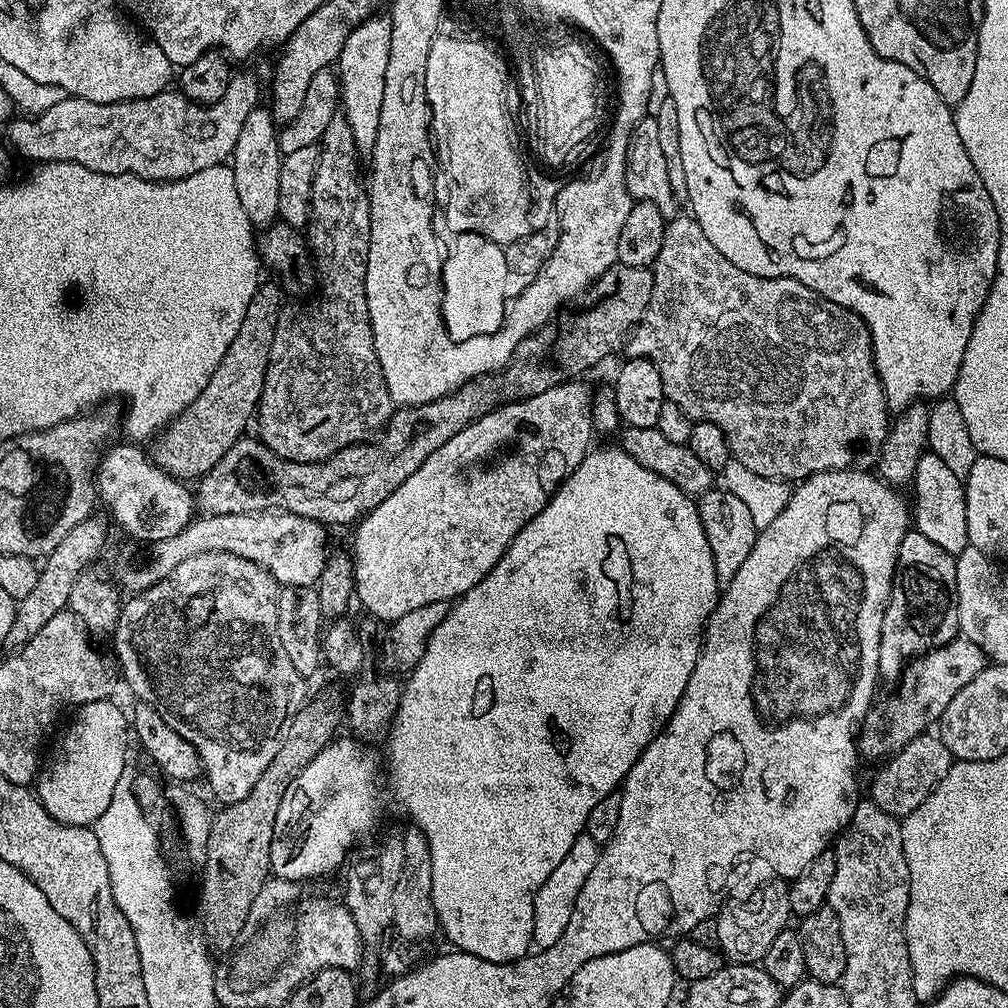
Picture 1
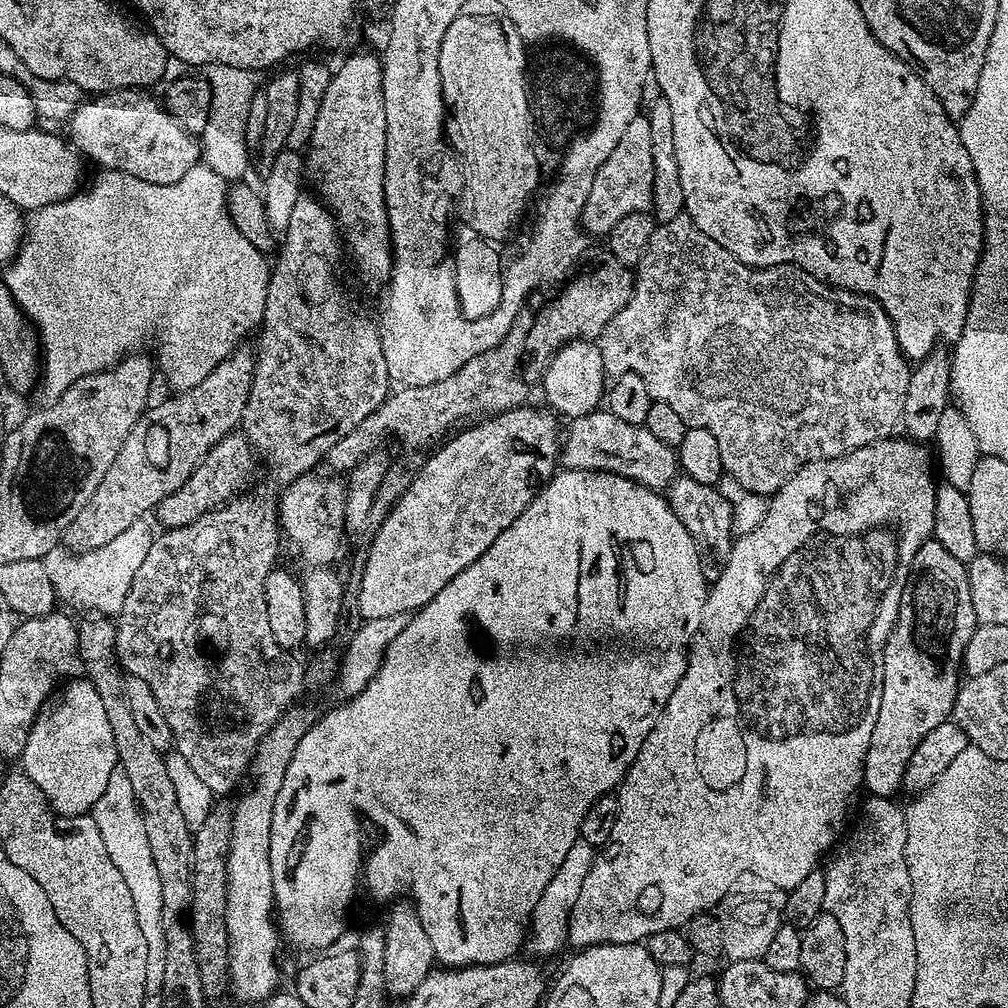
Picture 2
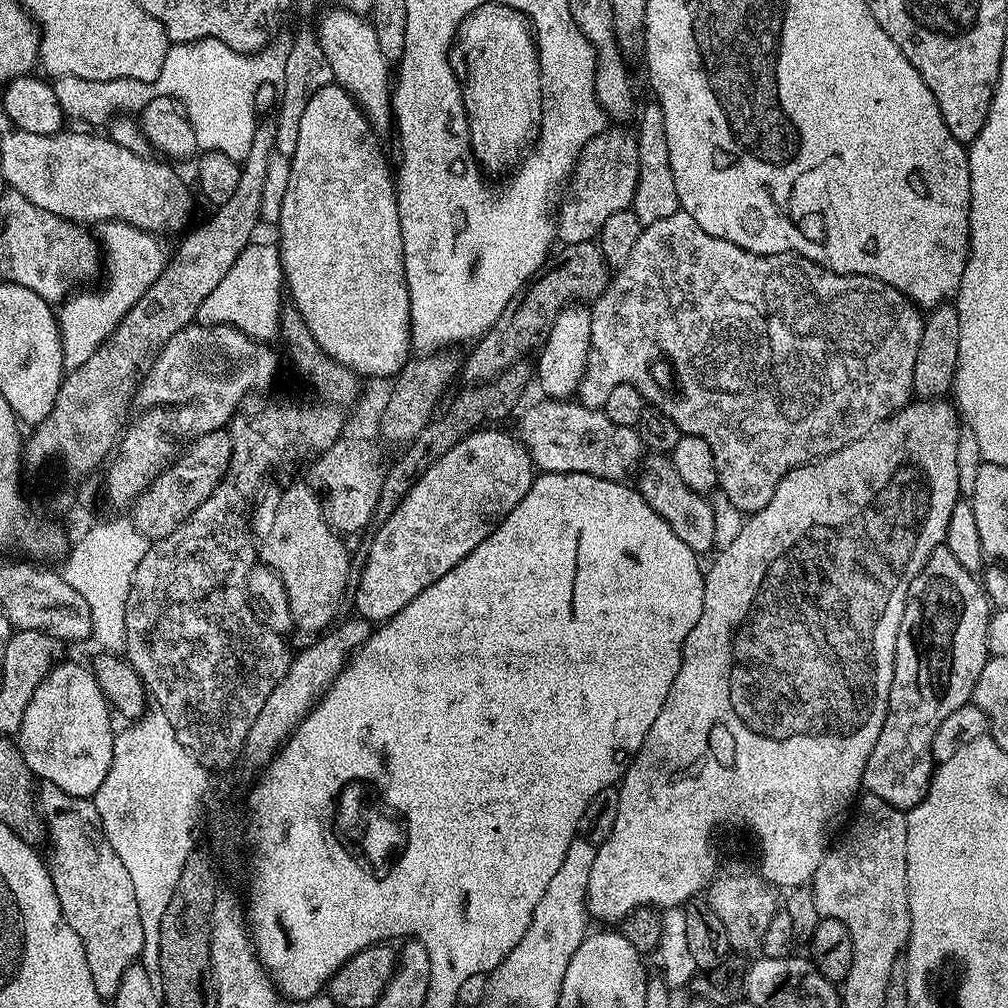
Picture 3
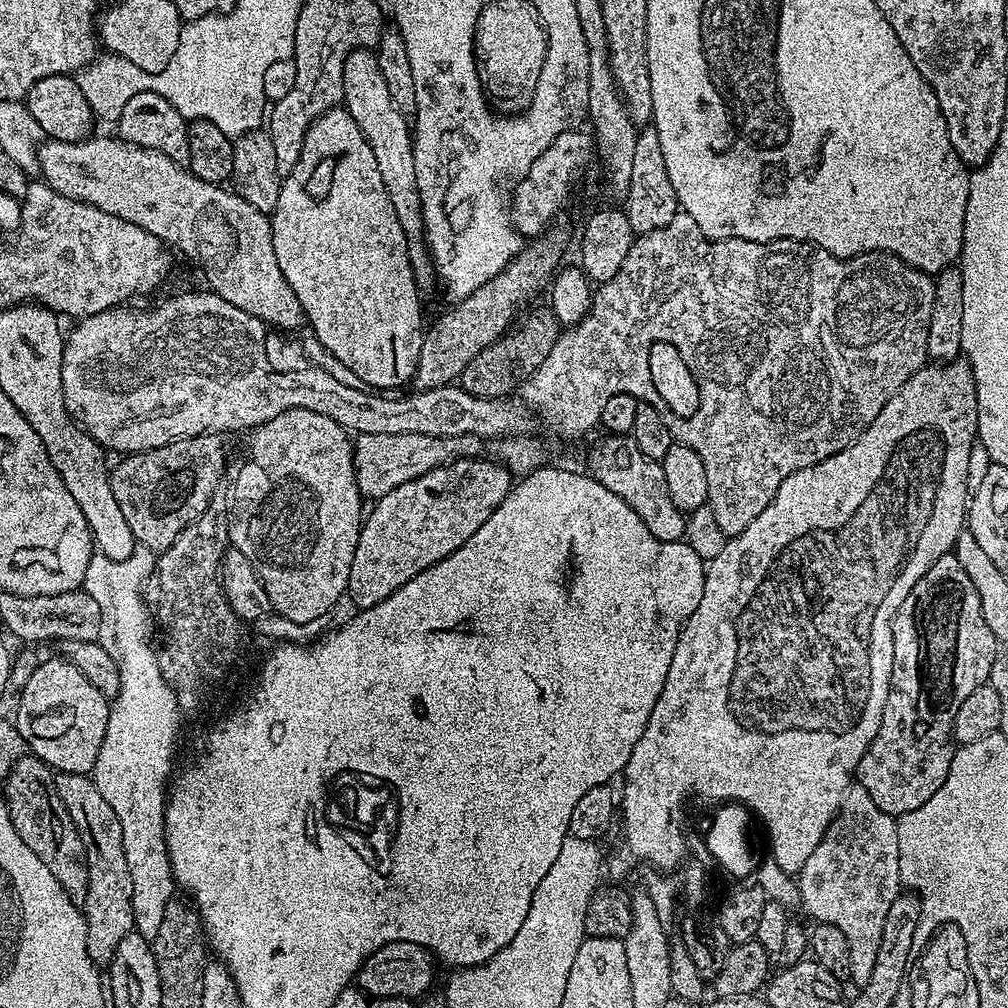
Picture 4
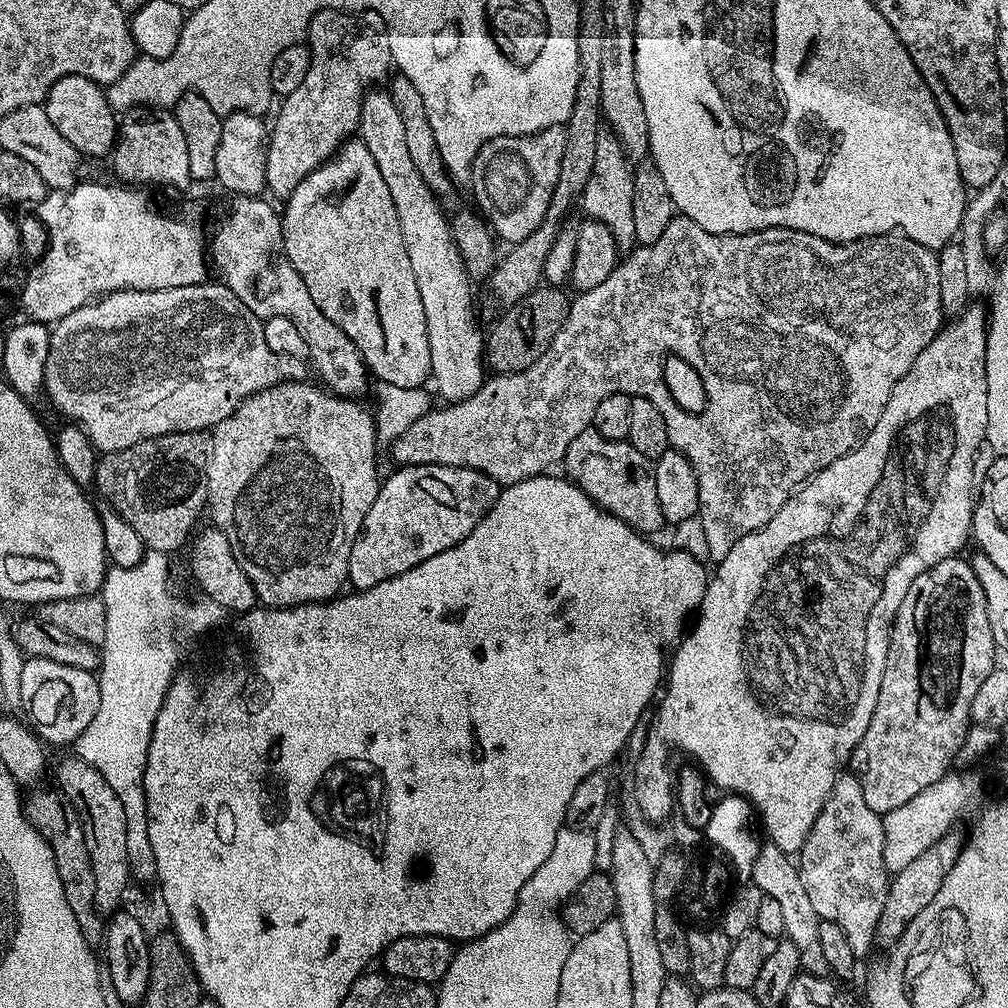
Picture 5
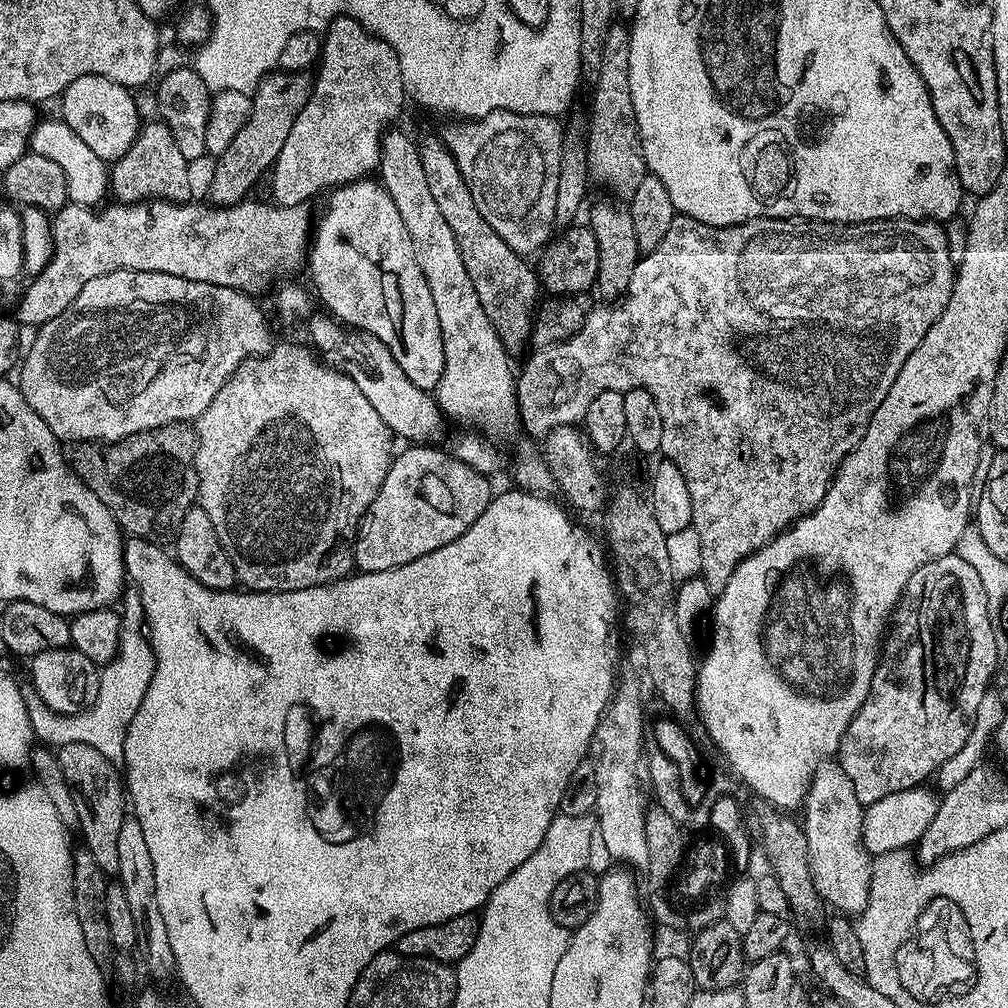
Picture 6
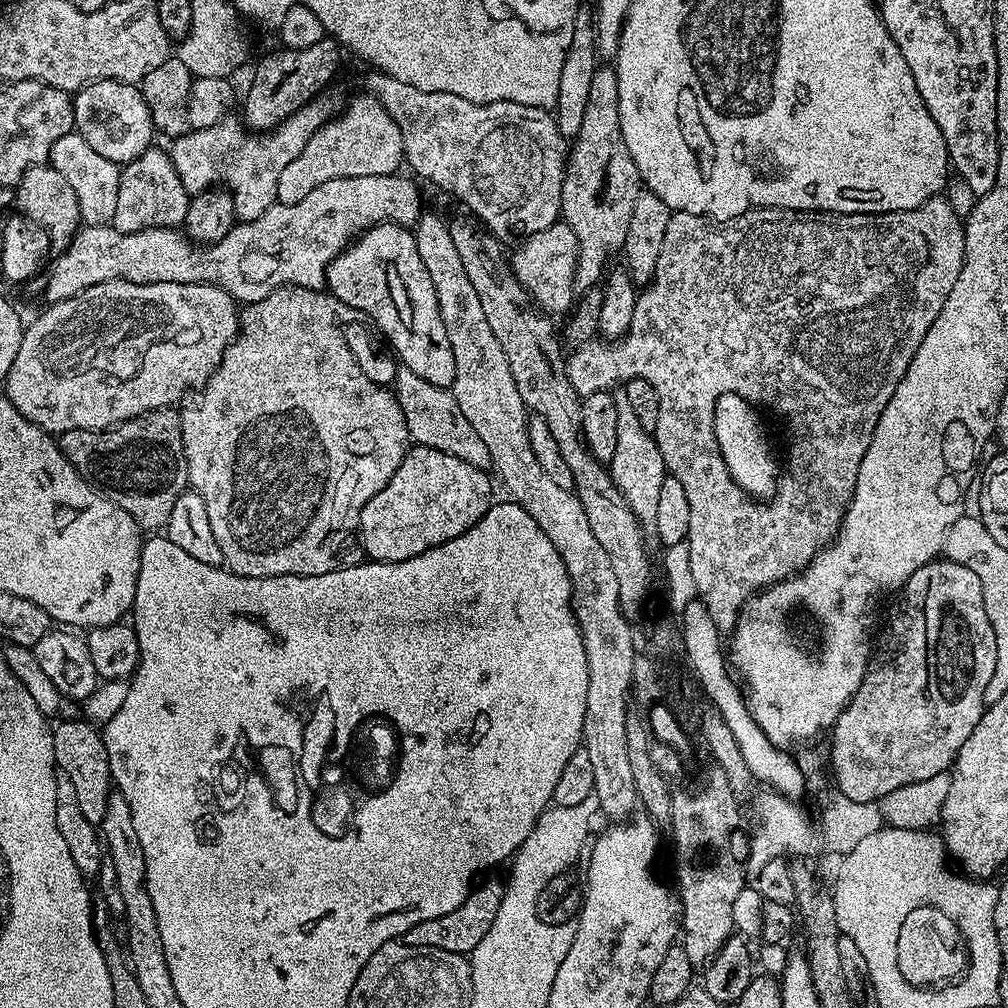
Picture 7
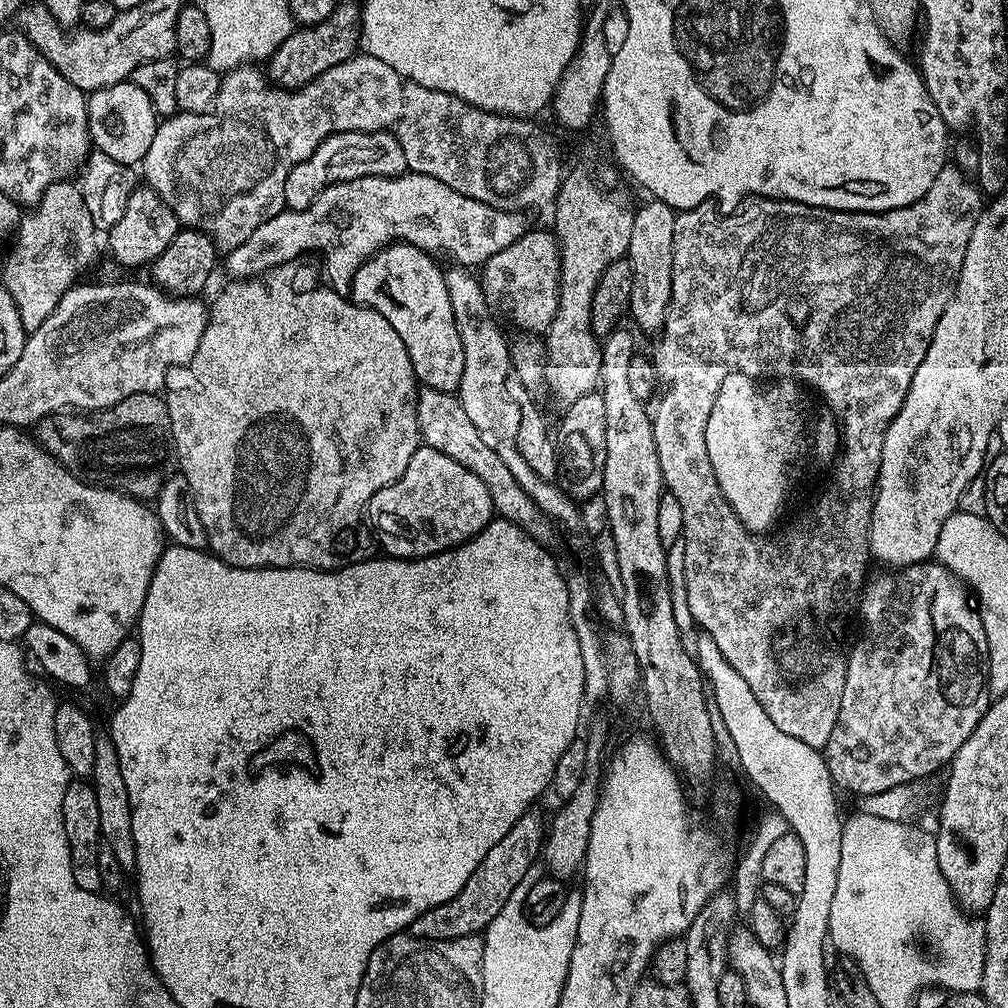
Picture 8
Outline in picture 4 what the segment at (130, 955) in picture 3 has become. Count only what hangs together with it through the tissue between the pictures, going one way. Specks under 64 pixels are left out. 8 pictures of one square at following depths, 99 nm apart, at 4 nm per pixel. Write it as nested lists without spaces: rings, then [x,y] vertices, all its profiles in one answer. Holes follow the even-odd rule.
[[[60,772],[54,780],[58,790],[58,798],[66,806],[70,818],[74,818],[74,826],[78,826],[78,834],[86,846],[88,855],[88,889],[82,905],[86,926],[86,946],[92,961],[104,966],[114,958],[118,944],[126,935],[134,931],[132,923],[132,883],[130,882],[130,866],[126,866],[126,850],[122,850],[122,826],[118,826],[118,816],[114,808],[102,794],[98,794],[98,786],[91,775],[82,773]]]

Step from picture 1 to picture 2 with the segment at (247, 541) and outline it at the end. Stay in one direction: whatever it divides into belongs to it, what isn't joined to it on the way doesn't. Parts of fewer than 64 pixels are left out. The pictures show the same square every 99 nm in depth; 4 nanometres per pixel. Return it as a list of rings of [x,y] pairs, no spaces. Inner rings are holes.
[[[306,473],[285,487],[279,495],[278,514],[281,533],[298,550],[309,567],[331,565],[346,540],[345,489],[318,473]]]

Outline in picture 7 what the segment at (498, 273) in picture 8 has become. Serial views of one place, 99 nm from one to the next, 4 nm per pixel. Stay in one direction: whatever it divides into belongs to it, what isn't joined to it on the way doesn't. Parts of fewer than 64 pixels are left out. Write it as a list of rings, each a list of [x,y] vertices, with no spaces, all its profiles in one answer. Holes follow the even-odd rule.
[[[557,222],[546,226],[546,230],[527,237],[521,244],[524,245],[516,253],[511,253],[510,263],[512,273],[527,290],[532,303],[541,312],[551,314],[553,317],[560,315],[563,317],[571,313],[578,296],[576,286],[578,238],[574,238],[574,230],[570,230],[570,226],[566,223]]]

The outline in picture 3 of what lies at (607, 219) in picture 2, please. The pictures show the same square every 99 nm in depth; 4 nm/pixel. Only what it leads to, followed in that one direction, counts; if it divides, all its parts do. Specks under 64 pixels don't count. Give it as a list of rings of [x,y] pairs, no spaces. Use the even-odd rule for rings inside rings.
[[[620,128],[605,130],[592,138],[580,151],[566,188],[568,197],[559,201],[558,211],[554,216],[556,235],[564,244],[595,241],[606,218],[631,209],[634,190],[638,184],[638,150],[635,135],[624,131],[626,130]]]

